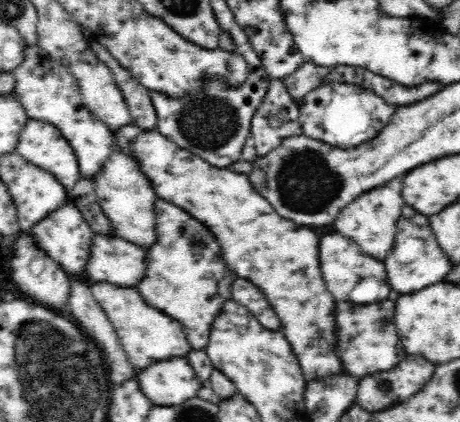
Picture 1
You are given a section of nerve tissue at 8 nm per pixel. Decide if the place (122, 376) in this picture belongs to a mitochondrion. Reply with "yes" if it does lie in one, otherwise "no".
no

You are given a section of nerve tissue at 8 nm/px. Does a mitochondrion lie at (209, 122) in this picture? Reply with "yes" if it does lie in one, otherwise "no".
yes

